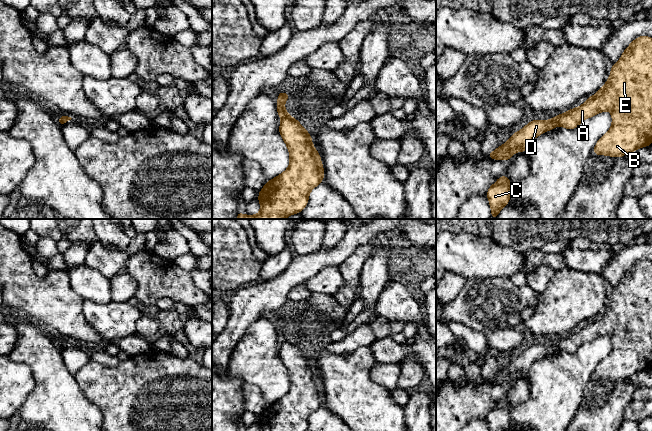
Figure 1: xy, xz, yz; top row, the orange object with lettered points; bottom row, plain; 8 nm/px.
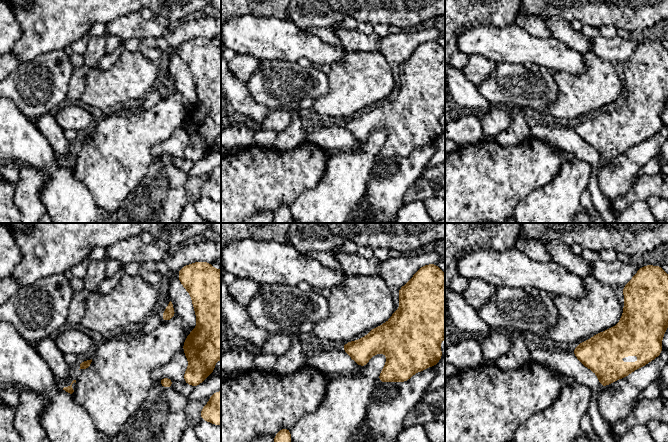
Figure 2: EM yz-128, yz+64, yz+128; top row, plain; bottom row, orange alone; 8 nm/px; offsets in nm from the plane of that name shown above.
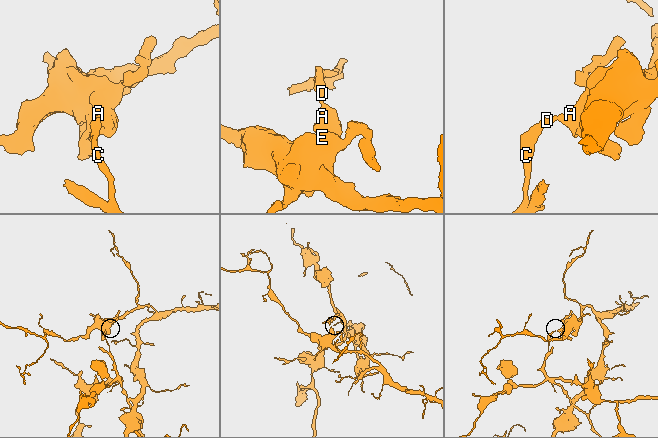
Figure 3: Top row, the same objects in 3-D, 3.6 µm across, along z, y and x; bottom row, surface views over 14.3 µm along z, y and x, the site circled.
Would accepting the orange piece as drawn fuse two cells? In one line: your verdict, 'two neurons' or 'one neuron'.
two neurons

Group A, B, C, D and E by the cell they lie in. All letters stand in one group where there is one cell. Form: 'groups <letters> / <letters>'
groups A B E / C D

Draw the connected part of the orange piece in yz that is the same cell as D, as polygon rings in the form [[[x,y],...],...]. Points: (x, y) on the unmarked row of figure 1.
[[[557,340],[551,344],[533,344],[529,346],[520,355],[515,356],[511,362],[502,370],[499,370],[495,375],[490,376],[487,382],[510,385],[516,375],[526,376],[530,366],[546,355],[549,355],[558,350]]]

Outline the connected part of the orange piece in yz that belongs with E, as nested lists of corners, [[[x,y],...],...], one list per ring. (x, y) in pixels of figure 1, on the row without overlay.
[[[640,260],[625,273],[619,285],[613,288],[610,301],[596,320],[557,340],[558,349],[566,353],[576,353],[584,344],[610,334],[612,350],[596,367],[593,378],[623,381],[643,370],[652,369],[652,262]]]

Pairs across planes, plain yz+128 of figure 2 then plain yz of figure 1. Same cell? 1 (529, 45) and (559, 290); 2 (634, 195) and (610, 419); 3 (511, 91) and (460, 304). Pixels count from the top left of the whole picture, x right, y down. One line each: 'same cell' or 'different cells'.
1: different cells
2: different cells
3: same cell

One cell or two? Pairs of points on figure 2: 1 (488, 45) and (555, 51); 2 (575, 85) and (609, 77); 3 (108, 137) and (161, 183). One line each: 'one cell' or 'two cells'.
1: one cell
2: one cell
3: two cells

